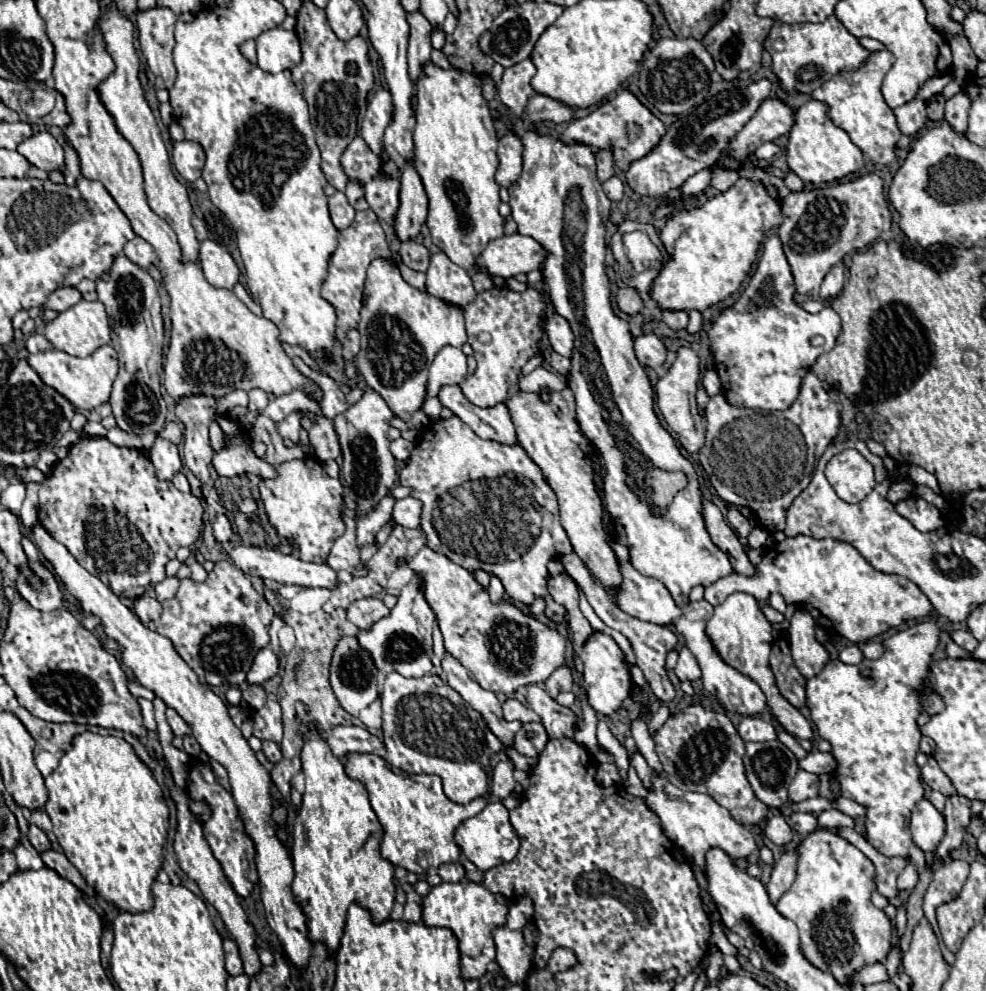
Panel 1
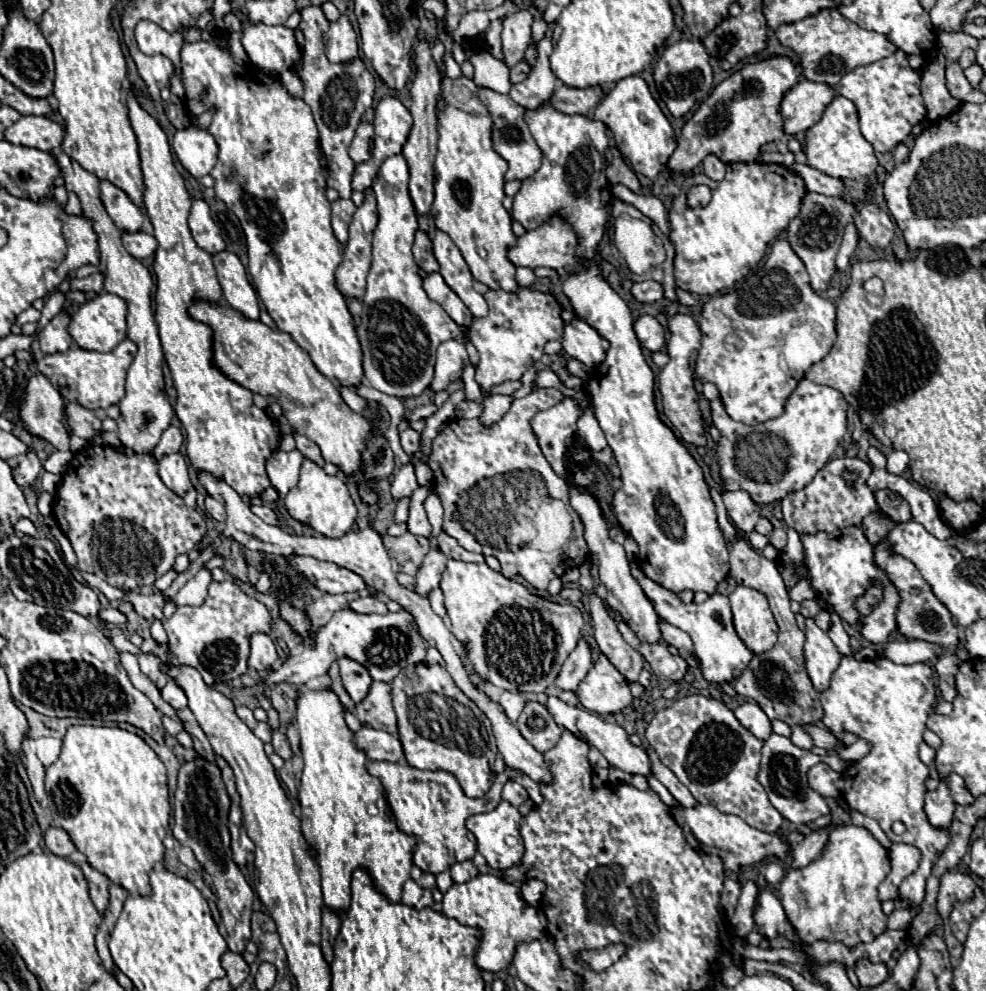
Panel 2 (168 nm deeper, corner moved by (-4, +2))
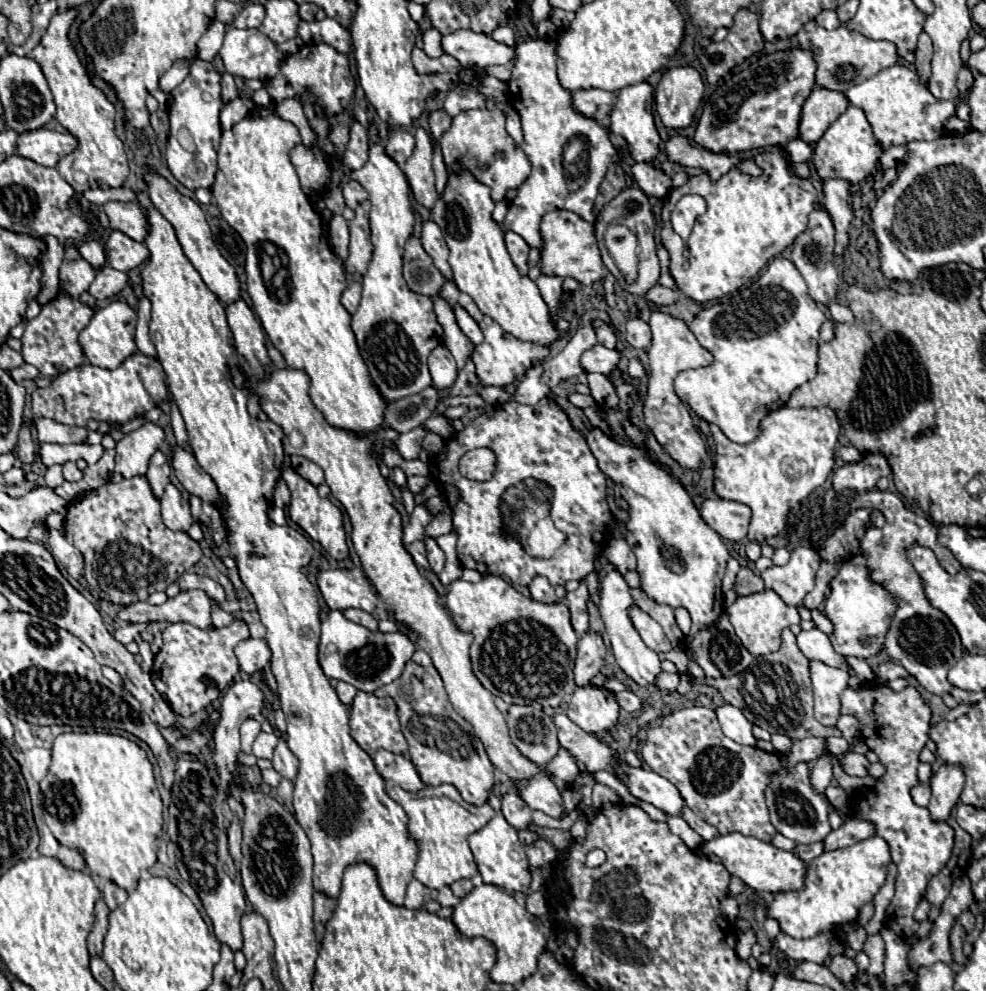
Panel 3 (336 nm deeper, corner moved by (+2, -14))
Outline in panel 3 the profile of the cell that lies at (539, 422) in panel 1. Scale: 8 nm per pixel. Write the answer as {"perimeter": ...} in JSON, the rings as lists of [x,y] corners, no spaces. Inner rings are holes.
{"perimeter":[[[611,570],[607,572],[603,578],[601,578],[601,584],[599,584],[599,594],[601,594],[601,604],[599,604],[599,614],[601,614],[601,620],[605,624],[605,630],[609,634],[609,640],[611,640],[611,646],[613,646],[613,654],[615,654],[615,660],[617,664],[623,668],[623,672],[633,678],[639,686],[647,686],[647,684],[653,684],[655,676],[661,672],[661,660],[659,656],[645,646],[645,642],[641,640],[637,628],[633,626],[631,622],[631,616],[629,616],[629,610],[635,606],[635,600],[629,592],[629,586],[627,582],[623,580],[623,576],[617,572],[617,570]]]}

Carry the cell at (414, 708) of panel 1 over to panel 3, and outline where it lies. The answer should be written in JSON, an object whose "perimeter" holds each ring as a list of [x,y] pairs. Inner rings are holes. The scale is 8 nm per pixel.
{"perimeter":[[[409,662],[401,678],[385,688],[379,688],[375,694],[391,696],[395,700],[401,732],[409,744],[409,758],[427,786],[453,784],[465,802],[473,806],[487,802],[489,790],[493,786],[493,764],[481,740],[475,736],[473,726],[459,716],[449,702],[443,680],[435,666],[423,668],[415,662]]]}

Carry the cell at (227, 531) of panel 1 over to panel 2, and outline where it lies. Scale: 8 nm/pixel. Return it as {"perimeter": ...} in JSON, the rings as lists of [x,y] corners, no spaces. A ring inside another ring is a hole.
{"perimeter":[[[211,496],[205,498],[205,510],[207,510],[207,514],[211,514],[215,520],[219,520],[219,522],[225,520],[225,508],[223,508],[223,504],[217,502],[217,500],[211,498]]]}

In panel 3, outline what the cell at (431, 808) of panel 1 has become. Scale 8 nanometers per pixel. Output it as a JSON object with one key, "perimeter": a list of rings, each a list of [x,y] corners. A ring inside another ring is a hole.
{"perimeter":[[[441,784],[437,788],[425,786],[419,792],[409,792],[399,786],[389,786],[387,794],[403,806],[407,814],[409,838],[417,844],[417,864],[413,876],[427,888],[443,888],[461,878],[471,878],[477,874],[473,854],[467,844],[467,836],[483,828],[493,816],[495,810],[485,802],[483,806],[467,804],[461,794],[451,784]]]}

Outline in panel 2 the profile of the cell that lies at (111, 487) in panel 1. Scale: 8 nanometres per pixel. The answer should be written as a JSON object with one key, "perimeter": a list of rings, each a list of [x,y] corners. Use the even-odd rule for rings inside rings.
{"perimeter":[[[97,444],[77,452],[71,460],[71,466],[63,472],[53,516],[77,554],[77,568],[81,572],[91,572],[121,590],[137,590],[141,586],[153,584],[159,576],[171,570],[179,554],[189,554],[207,534],[205,520],[197,514],[197,510],[187,508],[183,498],[175,496],[159,480],[157,460],[151,454],[125,456],[111,446]]]}

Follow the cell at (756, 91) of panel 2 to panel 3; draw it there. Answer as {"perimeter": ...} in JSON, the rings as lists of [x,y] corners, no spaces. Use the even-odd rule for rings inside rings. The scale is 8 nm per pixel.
{"perimeter":[[[795,48],[763,54],[755,64],[735,74],[711,94],[703,106],[703,114],[693,136],[695,144],[715,154],[735,154],[771,146],[783,148],[789,140],[797,138],[801,106],[815,86],[813,80],[815,64],[811,52]]]}

